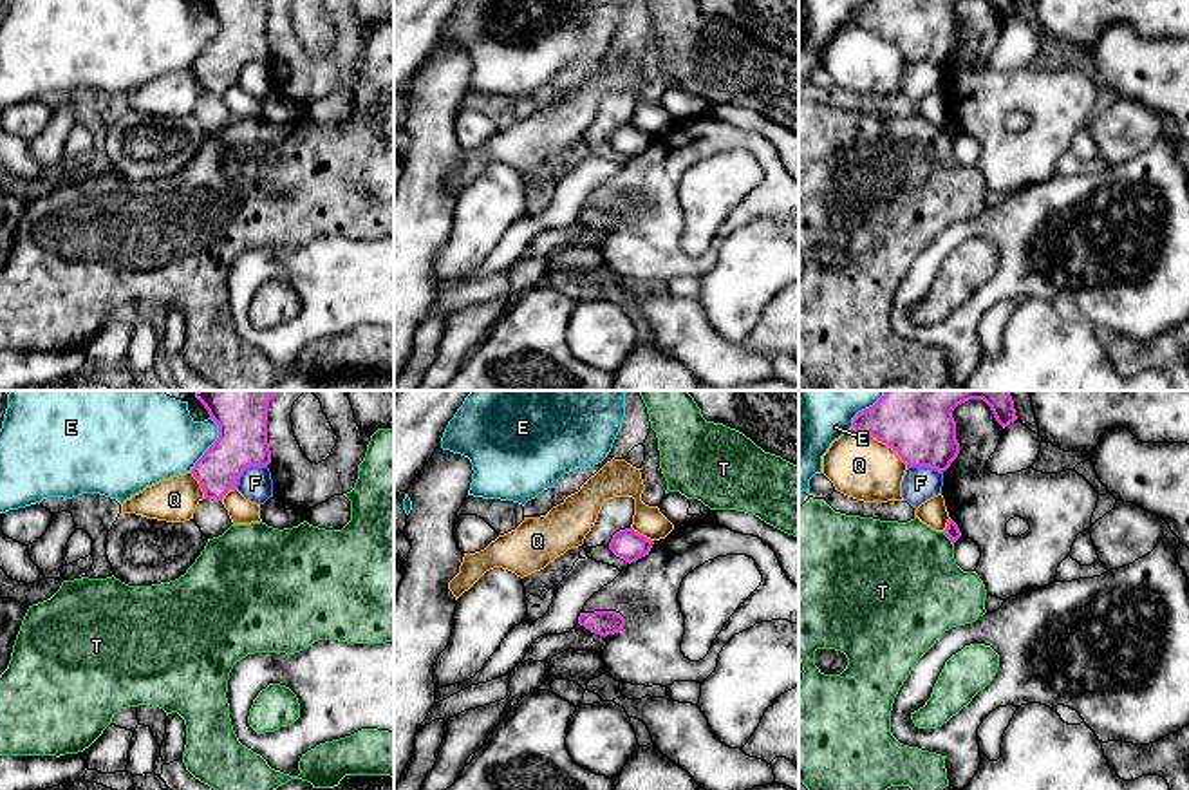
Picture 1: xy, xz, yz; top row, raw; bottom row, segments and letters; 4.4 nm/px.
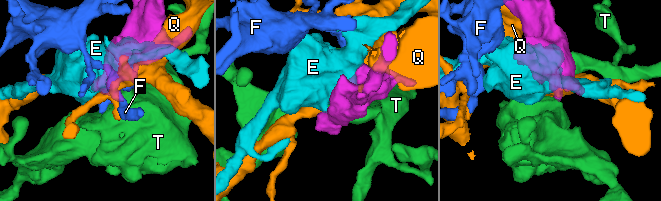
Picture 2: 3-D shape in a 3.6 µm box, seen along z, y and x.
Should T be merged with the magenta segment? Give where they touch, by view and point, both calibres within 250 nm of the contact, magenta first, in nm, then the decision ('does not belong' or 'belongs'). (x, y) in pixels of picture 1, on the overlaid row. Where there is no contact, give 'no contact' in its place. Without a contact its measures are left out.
contact yz (949, 537); calibres 70 and 460 nm; does not belong

